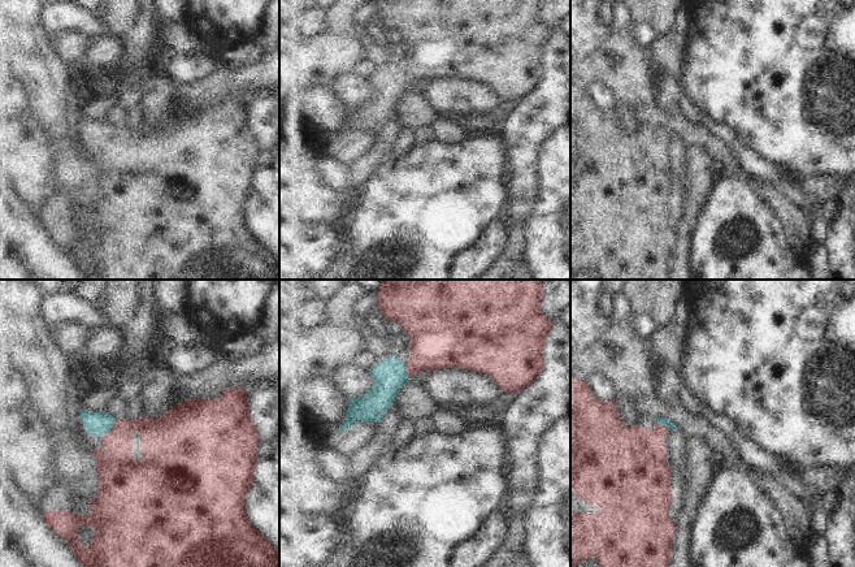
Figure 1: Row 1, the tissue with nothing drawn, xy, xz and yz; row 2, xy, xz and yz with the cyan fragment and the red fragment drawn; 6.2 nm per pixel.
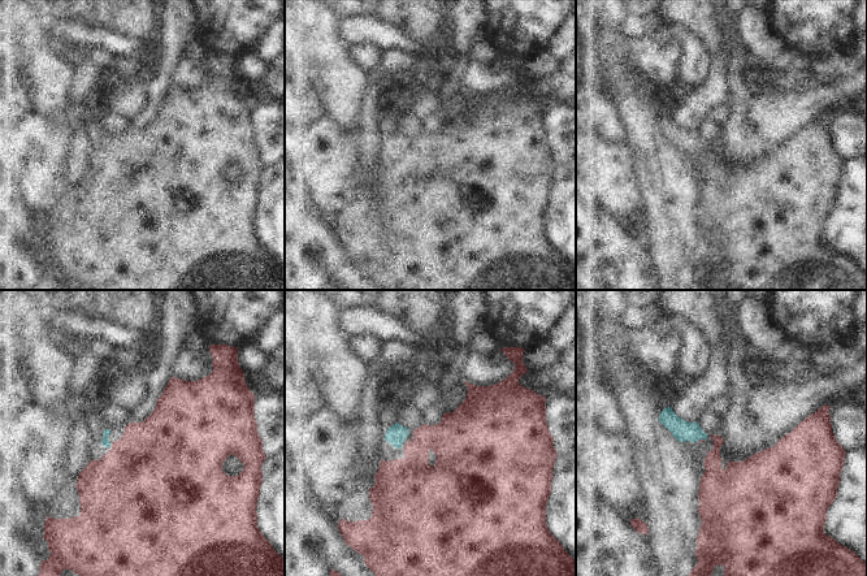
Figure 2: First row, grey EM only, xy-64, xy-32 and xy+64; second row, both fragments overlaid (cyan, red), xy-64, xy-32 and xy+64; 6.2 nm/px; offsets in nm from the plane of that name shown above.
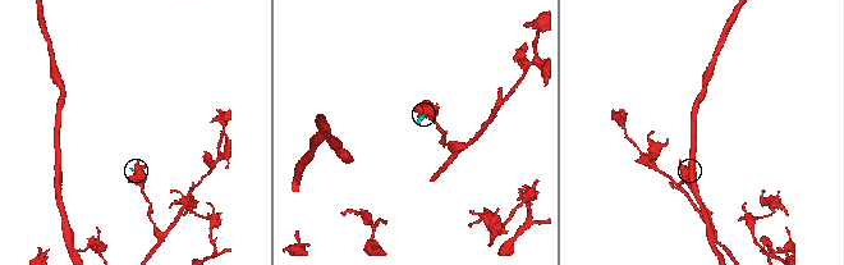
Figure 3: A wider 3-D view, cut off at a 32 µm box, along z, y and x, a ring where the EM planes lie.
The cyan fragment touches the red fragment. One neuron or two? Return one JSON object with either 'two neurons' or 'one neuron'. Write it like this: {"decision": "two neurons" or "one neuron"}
{"decision": "one neuron"}

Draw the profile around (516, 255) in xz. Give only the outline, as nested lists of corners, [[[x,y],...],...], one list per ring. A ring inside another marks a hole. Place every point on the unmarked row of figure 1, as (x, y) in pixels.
[[[509,221],[509,242],[507,251],[496,264],[476,280],[516,280],[517,270],[528,263],[528,222]]]

